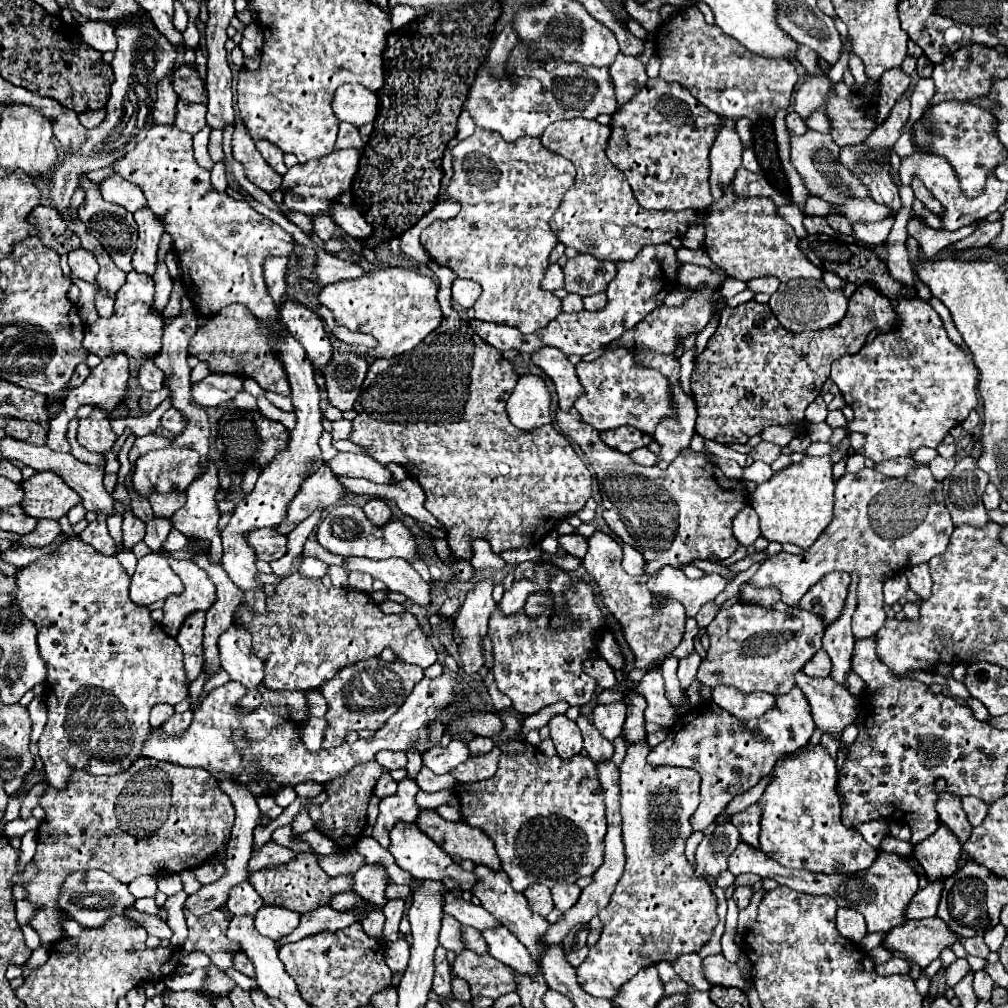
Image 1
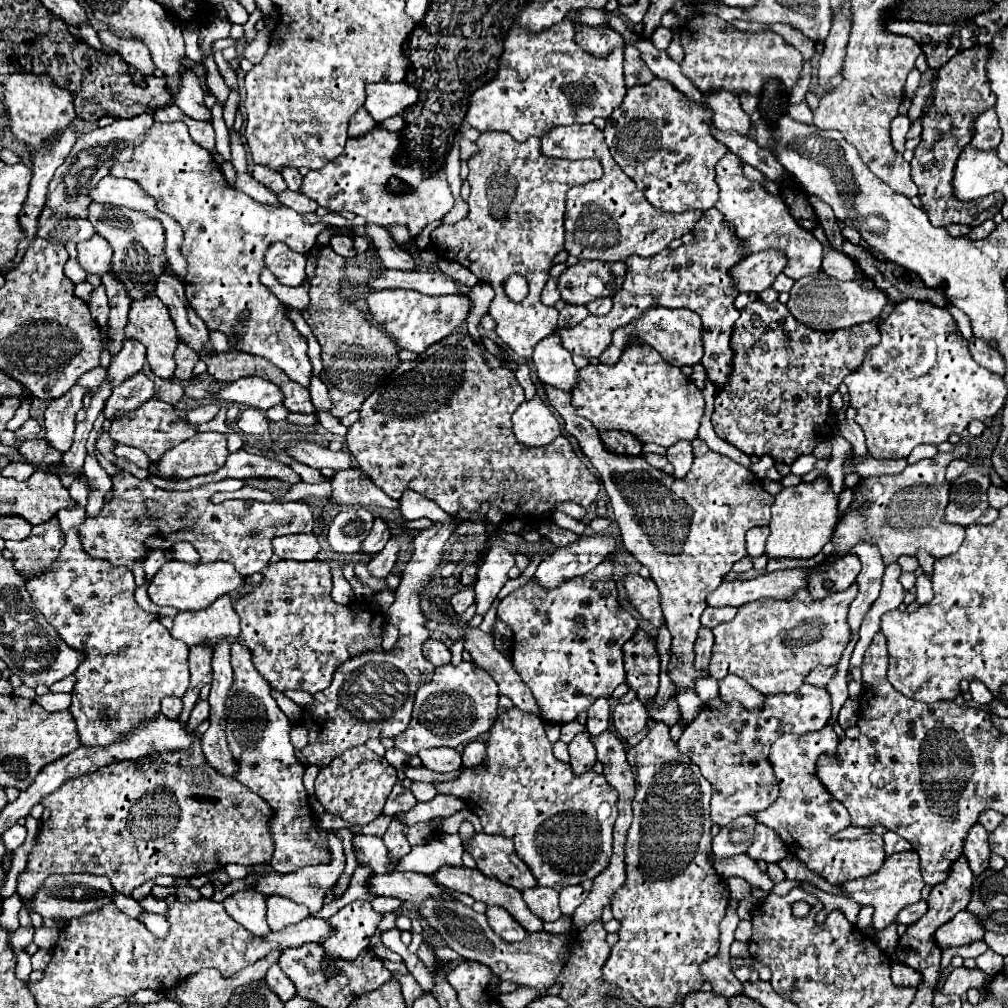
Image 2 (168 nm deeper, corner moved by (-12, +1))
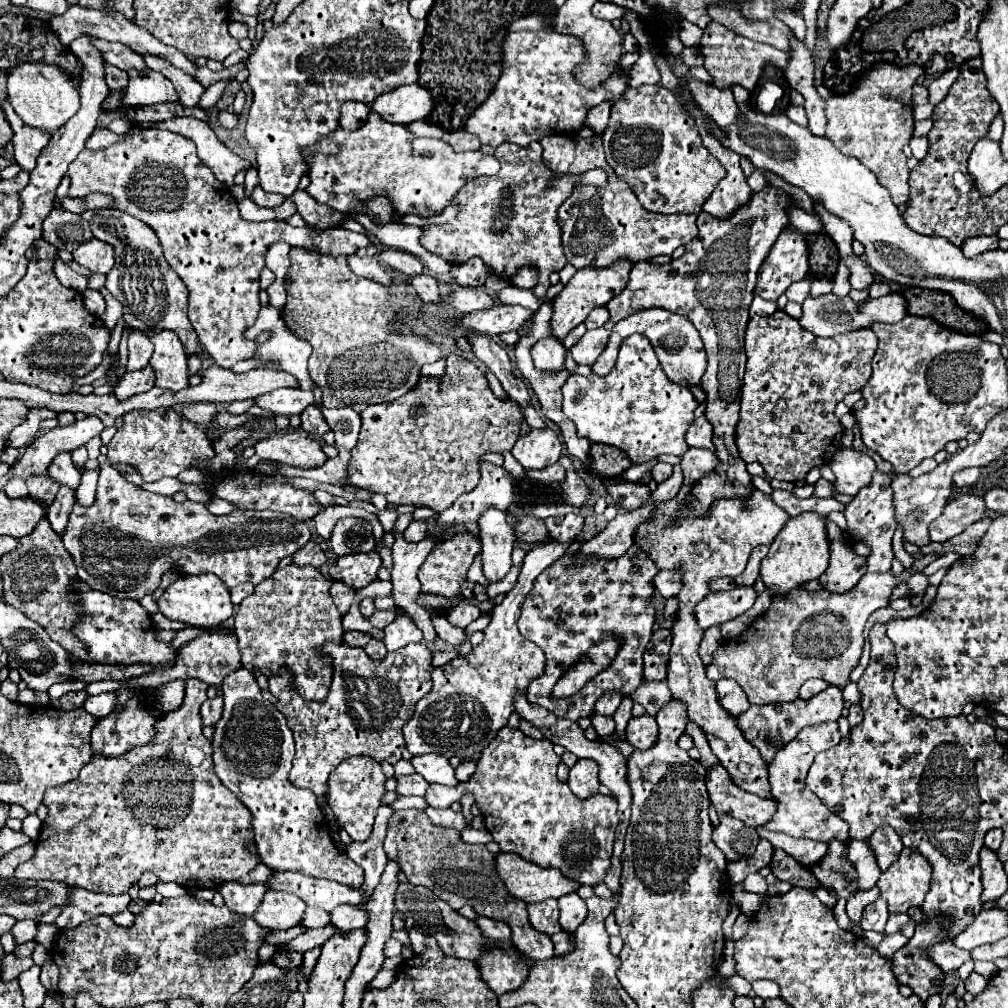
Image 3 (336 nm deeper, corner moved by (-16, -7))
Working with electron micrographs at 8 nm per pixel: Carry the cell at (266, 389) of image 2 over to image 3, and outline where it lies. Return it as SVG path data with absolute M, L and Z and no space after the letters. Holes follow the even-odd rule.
M278 388L254 398L254 404L272 414L292 416L292 414L300 414L306 406L316 404L316 400L312 392L304 392L300 388Z

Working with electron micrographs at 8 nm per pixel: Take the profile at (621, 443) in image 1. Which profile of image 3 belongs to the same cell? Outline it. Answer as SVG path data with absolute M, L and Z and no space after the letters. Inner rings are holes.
M592 444L592 466L590 472L598 476L620 476L626 468L630 468L632 460L622 452L620 448L614 446L604 446L604 444Z

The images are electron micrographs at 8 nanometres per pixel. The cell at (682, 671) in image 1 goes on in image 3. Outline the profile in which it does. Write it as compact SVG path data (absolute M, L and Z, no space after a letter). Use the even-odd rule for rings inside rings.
M712 626L708 630L704 630L704 638L700 642L700 658L704 662L704 666L710 666L712 664L712 652L720 646L722 642L722 636L720 636L720 626Z

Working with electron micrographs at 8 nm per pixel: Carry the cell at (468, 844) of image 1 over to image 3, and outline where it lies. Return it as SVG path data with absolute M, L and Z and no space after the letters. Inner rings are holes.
M500 852L494 856L496 872L506 890L524 902L542 902L546 898L560 898L578 890L576 882L564 878L556 868L540 868L518 854Z

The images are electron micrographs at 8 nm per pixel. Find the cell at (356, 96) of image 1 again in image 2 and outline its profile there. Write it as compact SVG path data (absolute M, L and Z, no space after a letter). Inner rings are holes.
M406 82L368 84L364 108L376 122L384 122L390 116L402 114L416 100L418 100L418 90Z

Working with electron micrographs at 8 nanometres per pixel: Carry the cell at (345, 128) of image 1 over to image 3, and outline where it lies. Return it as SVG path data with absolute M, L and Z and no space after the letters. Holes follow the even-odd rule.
M346 102L342 106L342 116L340 116L340 126L344 130L358 130L360 126L364 126L364 122L368 120L370 108L366 104L360 102Z

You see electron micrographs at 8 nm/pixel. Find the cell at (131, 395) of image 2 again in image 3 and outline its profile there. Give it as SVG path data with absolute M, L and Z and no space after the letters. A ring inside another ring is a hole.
M146 366L146 370L138 370L138 372L126 372L118 386L114 388L114 396L124 402L136 394L142 394L142 392L148 392L150 388L154 386L154 374L152 374L152 368Z

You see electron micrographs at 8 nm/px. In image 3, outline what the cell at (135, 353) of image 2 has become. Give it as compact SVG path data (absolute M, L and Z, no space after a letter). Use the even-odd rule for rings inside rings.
M134 332L128 336L128 364L126 364L126 372L134 372L134 370L142 370L148 366L148 360L152 356L152 342L148 342L148 336L144 332Z

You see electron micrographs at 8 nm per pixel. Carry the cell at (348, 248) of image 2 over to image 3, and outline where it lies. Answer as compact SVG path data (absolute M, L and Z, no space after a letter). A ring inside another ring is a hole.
M348 256L348 266L352 268L354 274L364 276L364 278L372 278L374 282L380 282L384 286L388 286L392 282L390 274L382 268L382 264L378 262L376 256L372 258L360 258L360 256Z

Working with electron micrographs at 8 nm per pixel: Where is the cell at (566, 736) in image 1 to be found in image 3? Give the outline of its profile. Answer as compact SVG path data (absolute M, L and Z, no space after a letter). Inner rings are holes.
M578 760L570 768L568 786L578 798L590 798L592 794L598 794L598 766L594 760Z

